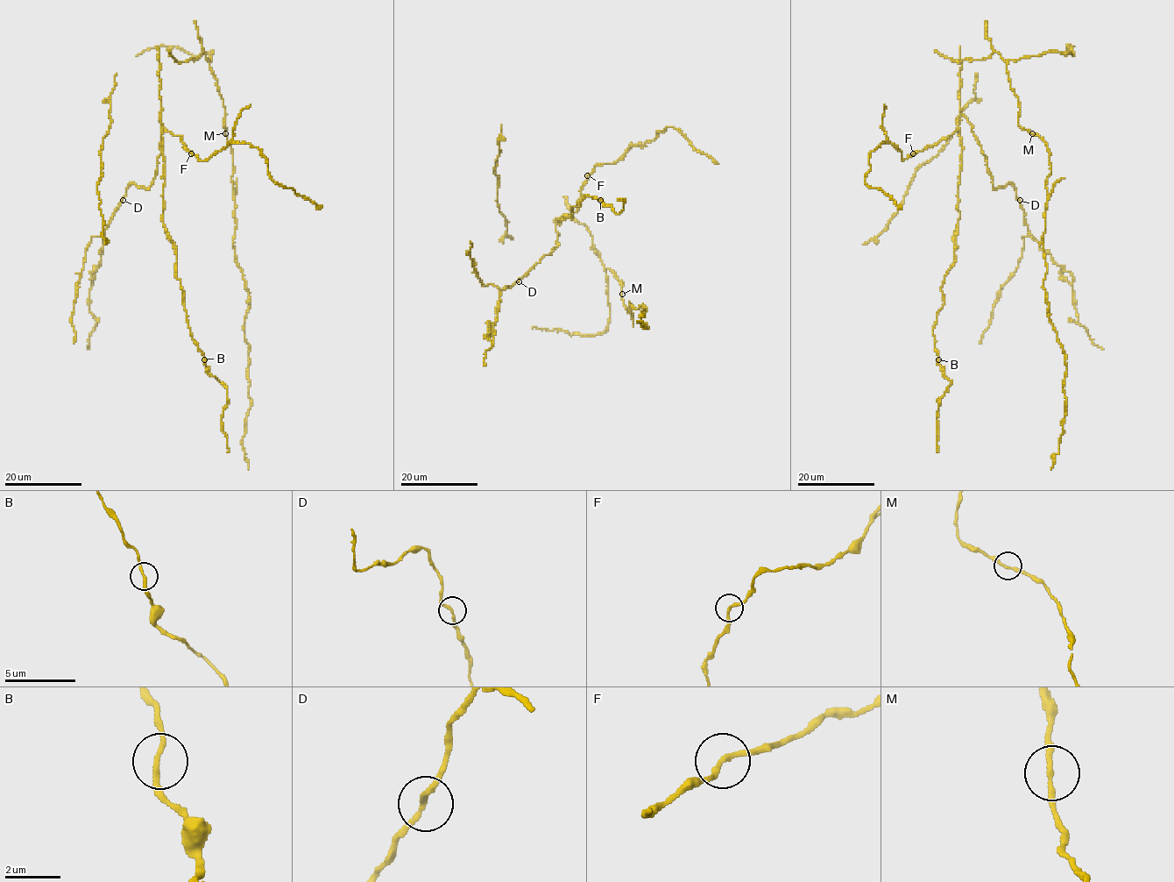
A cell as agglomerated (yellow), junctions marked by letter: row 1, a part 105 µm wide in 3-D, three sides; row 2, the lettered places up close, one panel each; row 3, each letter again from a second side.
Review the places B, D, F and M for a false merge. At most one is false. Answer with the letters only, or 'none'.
none

